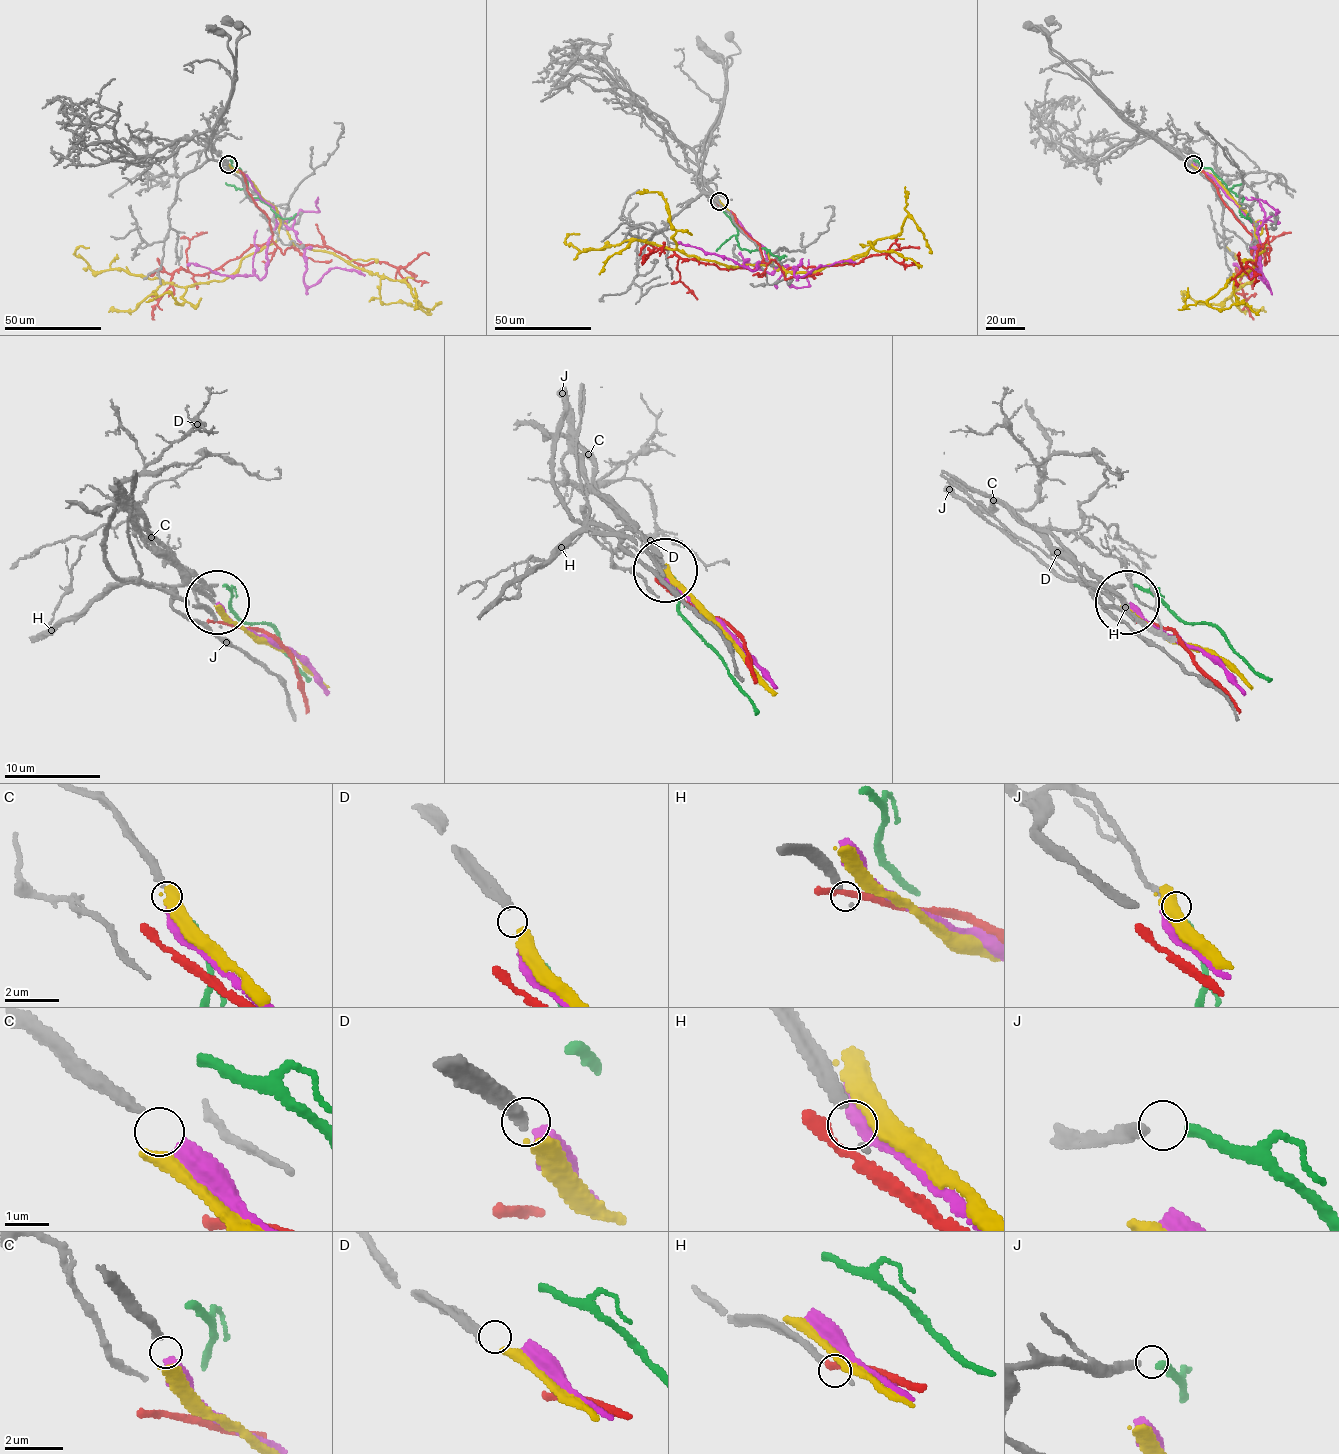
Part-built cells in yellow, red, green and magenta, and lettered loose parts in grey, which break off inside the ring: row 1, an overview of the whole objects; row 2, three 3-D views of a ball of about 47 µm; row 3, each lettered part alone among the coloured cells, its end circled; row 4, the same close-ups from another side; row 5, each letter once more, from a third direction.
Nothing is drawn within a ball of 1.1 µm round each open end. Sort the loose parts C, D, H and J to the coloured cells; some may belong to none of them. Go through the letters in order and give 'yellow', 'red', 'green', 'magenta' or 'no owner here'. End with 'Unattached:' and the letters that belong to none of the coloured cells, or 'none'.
C: magenta
D: yellow
H: no owner here
J: green
Unattached: H

